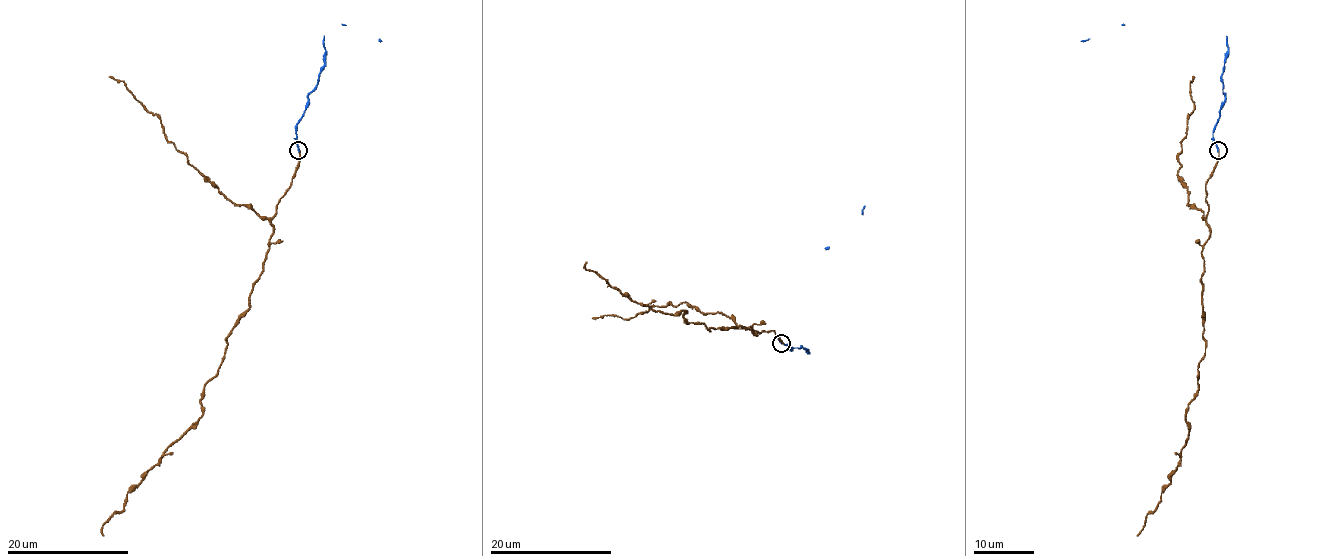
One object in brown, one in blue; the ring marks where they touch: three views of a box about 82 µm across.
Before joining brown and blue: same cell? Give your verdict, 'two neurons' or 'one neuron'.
one neuron

